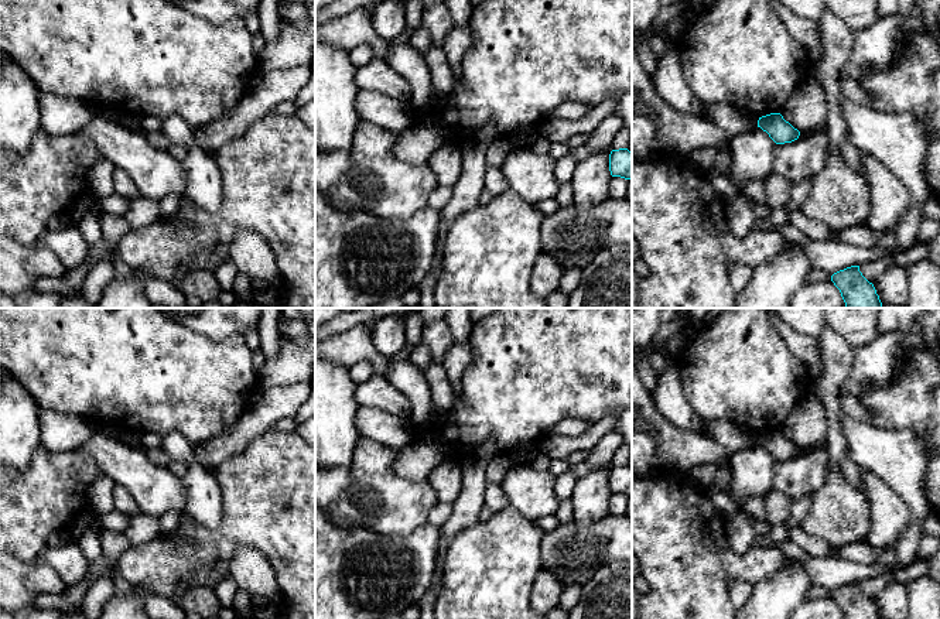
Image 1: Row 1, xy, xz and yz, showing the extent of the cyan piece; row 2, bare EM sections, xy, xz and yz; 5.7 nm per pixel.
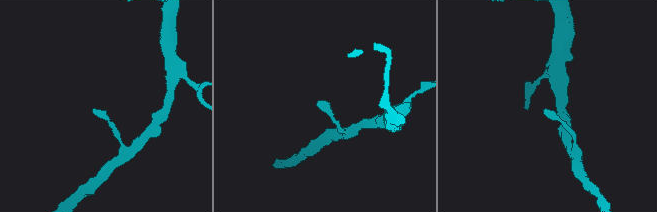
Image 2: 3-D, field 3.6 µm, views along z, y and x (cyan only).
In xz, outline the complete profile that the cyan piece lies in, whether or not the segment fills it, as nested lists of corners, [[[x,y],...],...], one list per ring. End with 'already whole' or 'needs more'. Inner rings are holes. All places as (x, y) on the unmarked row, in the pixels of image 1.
[[[628,465],[612,466],[609,471],[609,488],[612,493],[632,495],[632,469]]]; already whole

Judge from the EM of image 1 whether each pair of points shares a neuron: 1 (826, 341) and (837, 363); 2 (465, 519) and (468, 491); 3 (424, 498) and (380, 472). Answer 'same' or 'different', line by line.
1: same
2: same
3: same

